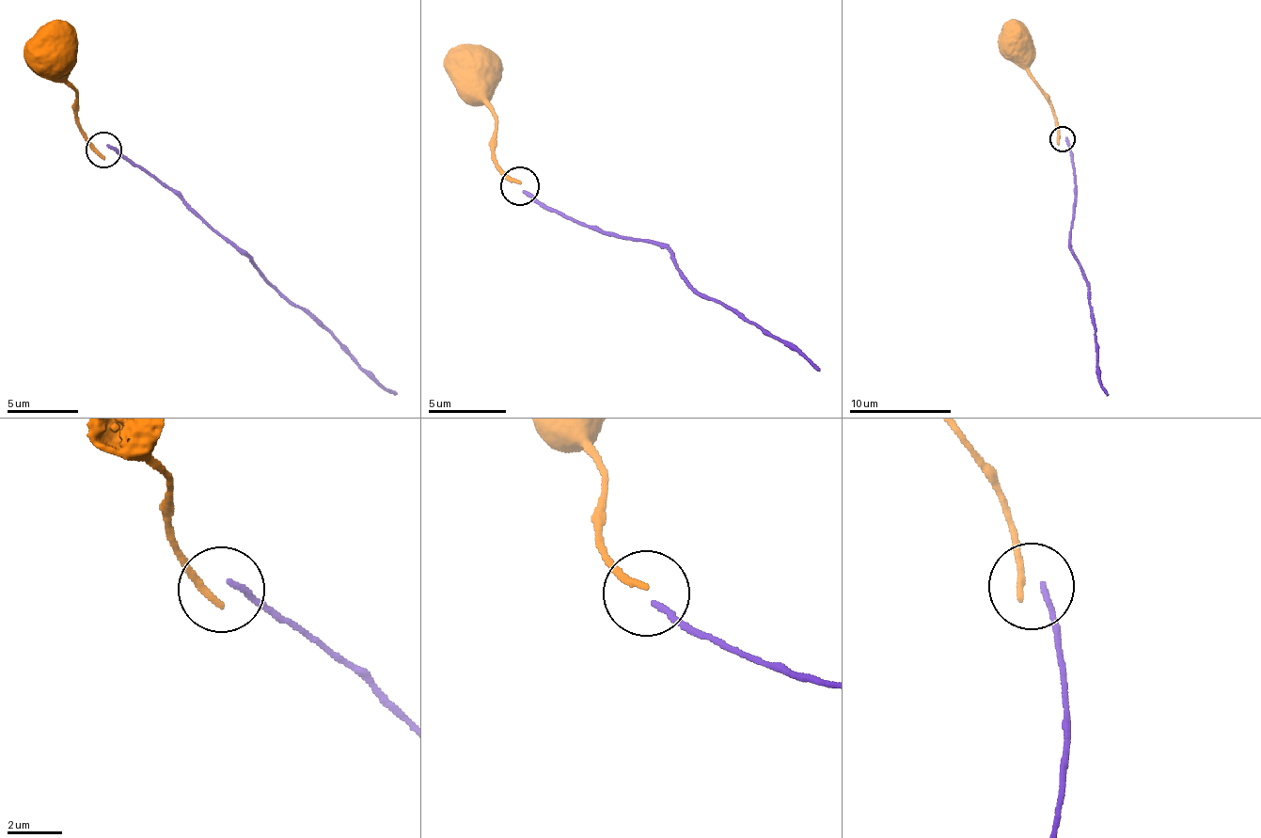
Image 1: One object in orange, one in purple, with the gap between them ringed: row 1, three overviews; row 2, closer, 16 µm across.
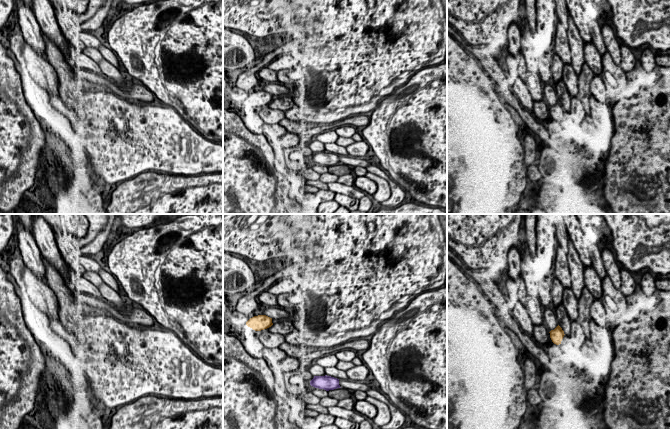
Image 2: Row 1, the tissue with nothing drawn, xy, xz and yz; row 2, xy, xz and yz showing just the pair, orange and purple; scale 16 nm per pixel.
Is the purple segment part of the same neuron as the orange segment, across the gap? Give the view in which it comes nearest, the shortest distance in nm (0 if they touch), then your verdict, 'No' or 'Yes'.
Closest in xz. Distance 1050 nm. Yes

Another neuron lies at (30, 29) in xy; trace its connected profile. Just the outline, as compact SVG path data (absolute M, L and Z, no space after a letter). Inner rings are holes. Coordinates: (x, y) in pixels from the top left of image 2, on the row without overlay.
M16 0L16 4L18 10L18 22L24 41L46 59L45 42L33 10L25 4L23 0Z

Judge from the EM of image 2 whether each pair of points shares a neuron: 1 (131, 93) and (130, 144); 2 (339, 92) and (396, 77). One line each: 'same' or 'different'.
1: different
2: same

